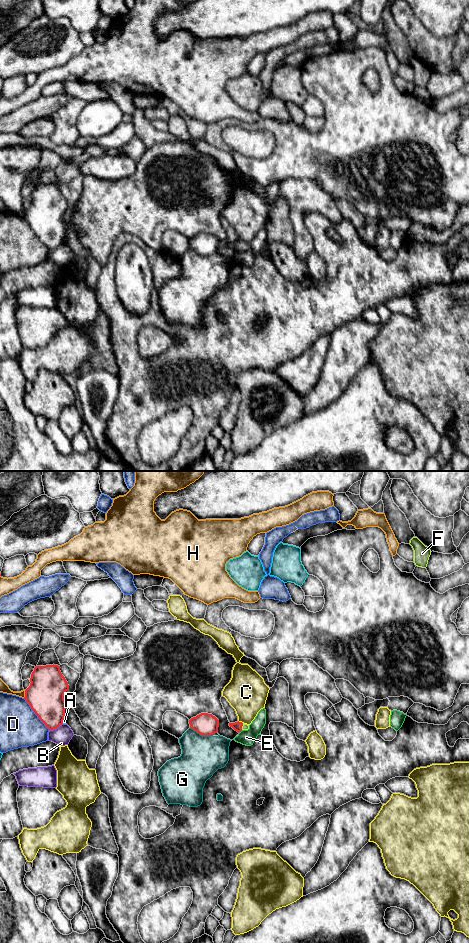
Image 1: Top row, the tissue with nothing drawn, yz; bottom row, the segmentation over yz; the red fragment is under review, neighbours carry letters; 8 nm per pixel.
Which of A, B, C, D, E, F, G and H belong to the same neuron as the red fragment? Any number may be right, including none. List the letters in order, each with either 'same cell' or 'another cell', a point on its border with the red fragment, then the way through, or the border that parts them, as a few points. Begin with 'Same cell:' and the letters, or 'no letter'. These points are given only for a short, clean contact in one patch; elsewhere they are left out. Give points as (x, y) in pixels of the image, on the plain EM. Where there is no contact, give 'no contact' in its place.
Same cell: F
A: another cell | yz (63, 239)
B: another cell | yz (55, 248)
C: another cell | yz (240, 242)
D: another cell | yz (35, 233)
E: another cell | yz (240, 251) | along yz (242, 250), (238, 252)
F: same cell | yz (242, 245) | across yz (237, 246), (242, 245), (245, 247)
G: another cell | yz (201, 254)
H: another cell | yz (25, 214)

